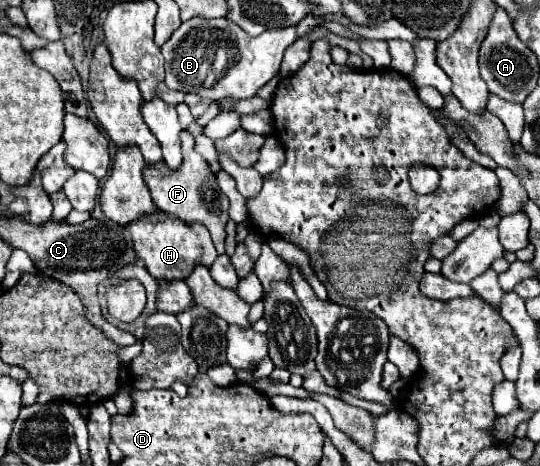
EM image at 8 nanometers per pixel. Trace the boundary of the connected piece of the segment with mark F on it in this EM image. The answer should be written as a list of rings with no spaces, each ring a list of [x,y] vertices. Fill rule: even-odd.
[[[182,131],[182,155],[184,155],[184,163],[178,171],[168,169],[166,163],[160,163],[156,167],[146,167],[144,169],[144,183],[150,189],[152,201],[156,203],[156,207],[170,215],[170,217],[178,217],[180,221],[192,225],[192,223],[202,223],[210,235],[212,241],[216,245],[216,251],[222,255],[224,253],[224,239],[226,239],[226,223],[230,221],[228,217],[228,197],[218,189],[216,185],[216,177],[214,173],[208,169],[206,161],[194,151],[194,139]]]

